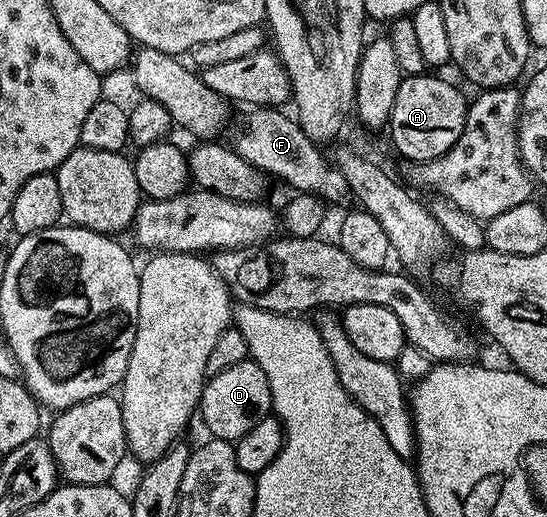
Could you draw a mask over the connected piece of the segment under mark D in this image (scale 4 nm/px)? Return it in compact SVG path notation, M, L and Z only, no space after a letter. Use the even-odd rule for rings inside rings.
M249 357L224 369L224 373L209 376L202 384L200 419L202 415L203 425L215 439L237 441L256 425L256 421L267 418L271 411L268 377L264 377L264 369Z

